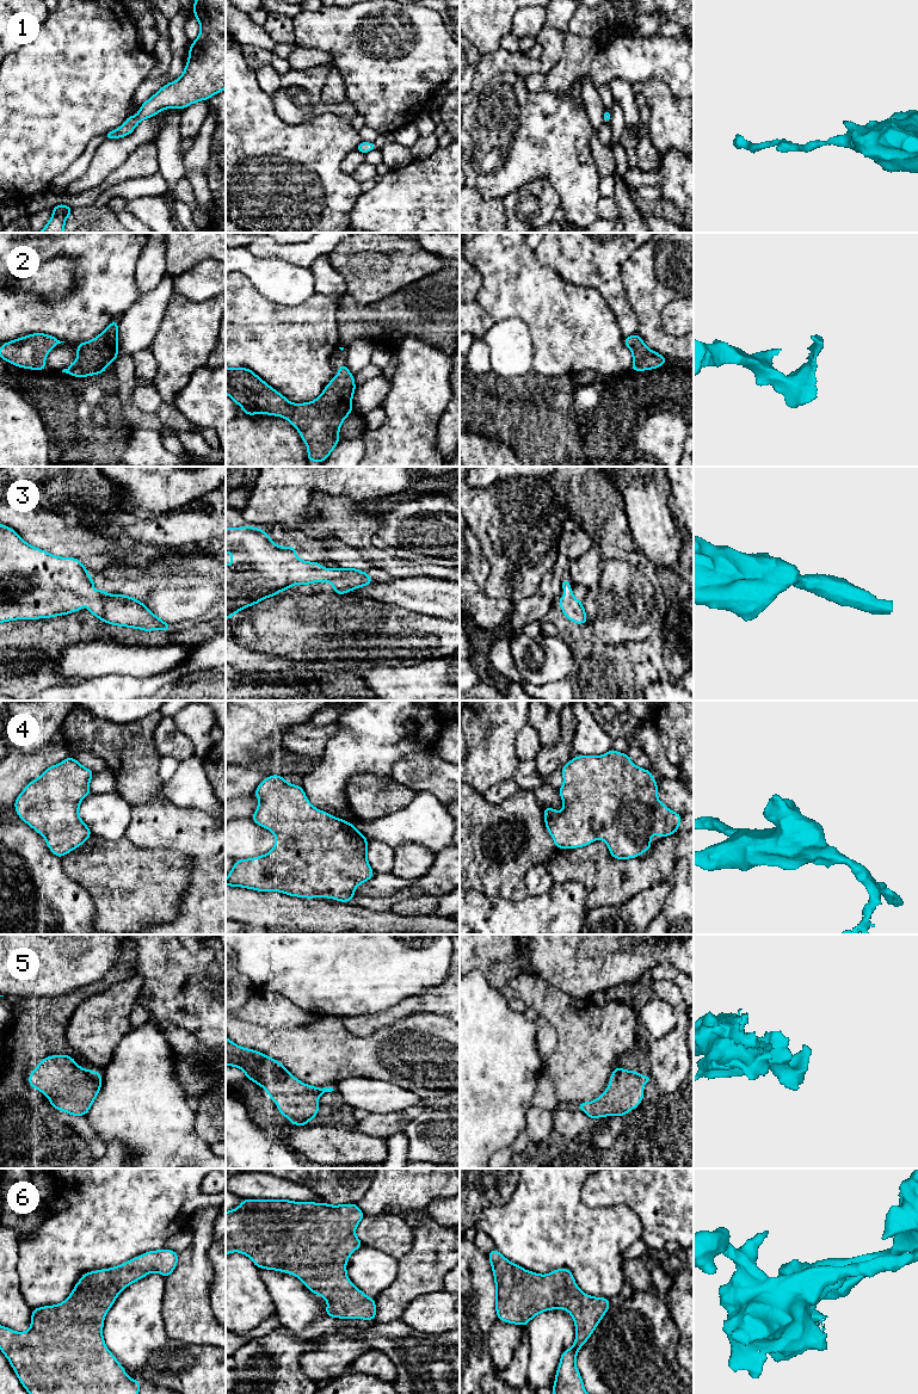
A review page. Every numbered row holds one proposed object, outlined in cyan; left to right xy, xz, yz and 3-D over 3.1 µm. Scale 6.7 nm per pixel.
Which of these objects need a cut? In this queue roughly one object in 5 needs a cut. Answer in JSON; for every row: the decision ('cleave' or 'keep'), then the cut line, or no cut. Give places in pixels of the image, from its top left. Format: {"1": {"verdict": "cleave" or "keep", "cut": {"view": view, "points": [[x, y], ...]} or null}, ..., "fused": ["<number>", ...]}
{"1": {"verdict": "keep", "cut": null}, "2": {"verdict": "keep", "cut": null}, "3": {"verdict": "keep", "cut": null}, "4": {"verdict": "keep", "cut": null}, "5": {"verdict": "keep", "cut": null}, "6": {"verdict": "keep", "cut": null}, "fused": []}

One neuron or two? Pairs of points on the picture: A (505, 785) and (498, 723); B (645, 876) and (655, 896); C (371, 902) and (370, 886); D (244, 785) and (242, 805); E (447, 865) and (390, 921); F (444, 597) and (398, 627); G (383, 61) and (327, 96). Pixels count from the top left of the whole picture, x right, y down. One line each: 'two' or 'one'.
A: two
B: two
C: two
D: two
E: two
F: two
G: two

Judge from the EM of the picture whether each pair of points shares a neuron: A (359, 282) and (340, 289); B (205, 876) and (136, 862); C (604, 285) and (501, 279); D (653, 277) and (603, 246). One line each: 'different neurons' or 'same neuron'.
A: different neurons
B: different neurons
C: different neurons
D: different neurons

